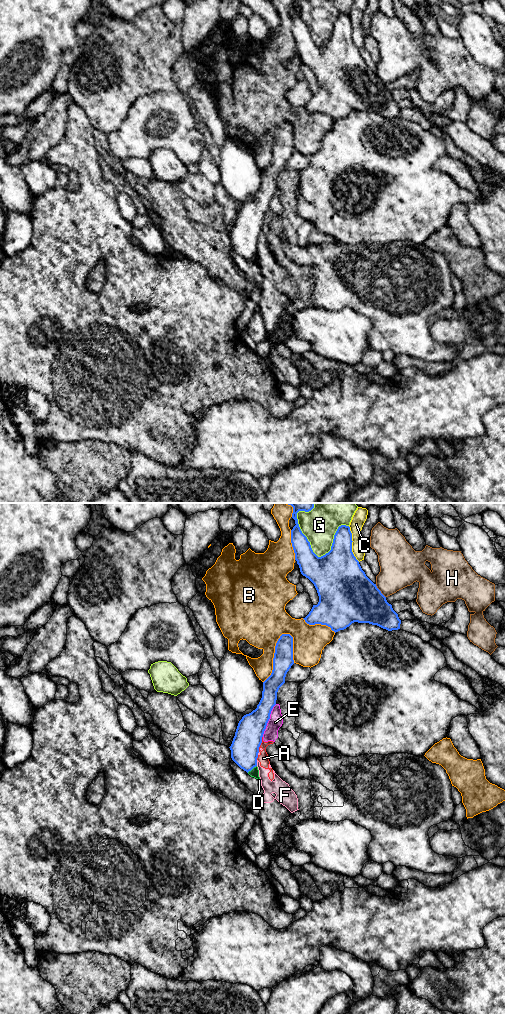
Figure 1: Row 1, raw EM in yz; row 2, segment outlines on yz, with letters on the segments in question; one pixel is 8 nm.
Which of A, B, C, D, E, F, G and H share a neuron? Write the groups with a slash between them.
A E F / B / C / D / G / H

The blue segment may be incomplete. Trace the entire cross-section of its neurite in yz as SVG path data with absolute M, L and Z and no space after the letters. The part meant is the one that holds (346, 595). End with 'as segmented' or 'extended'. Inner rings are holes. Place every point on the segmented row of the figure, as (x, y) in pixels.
M286 503L293 507L292 518L295 526L291 530L291 543L295 553L295 560L300 572L315 586L319 602L313 605L309 614L303 618L309 625L321 624L331 628L335 633L344 630L352 623L369 623L377 625L388 631L400 629L401 620L393 610L392 605L381 593L362 570L359 561L352 552L352 533L350 527L341 525L338 527L331 550L318 557L312 550L310 542L302 533L297 519L299 511L309 512L314 508L314 503Z | as segmented

